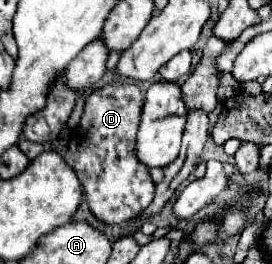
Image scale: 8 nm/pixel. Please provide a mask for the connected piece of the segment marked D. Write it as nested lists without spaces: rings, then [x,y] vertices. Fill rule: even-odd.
[[[135,82],[105,84],[87,96],[81,122],[67,146],[65,162],[77,172],[91,212],[107,224],[123,224],[137,218],[153,200],[155,182],[135,152],[141,110],[143,96]]]

